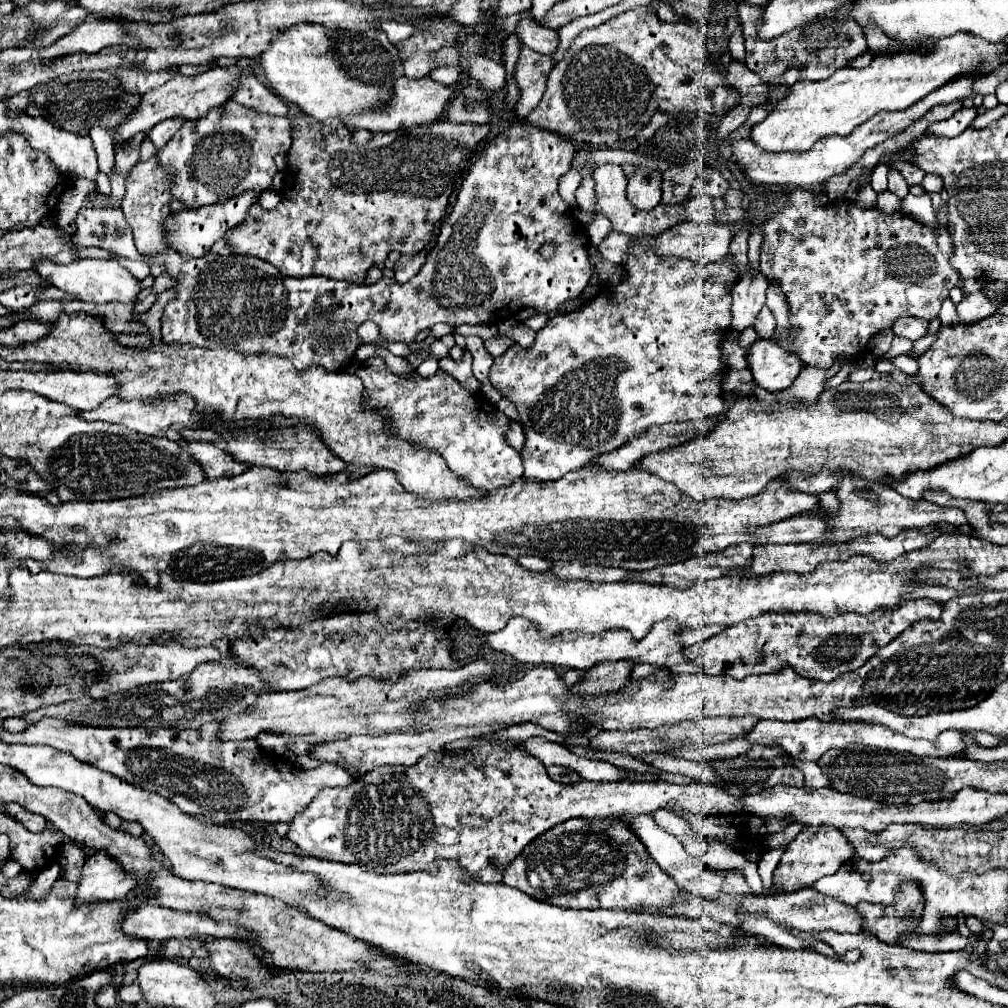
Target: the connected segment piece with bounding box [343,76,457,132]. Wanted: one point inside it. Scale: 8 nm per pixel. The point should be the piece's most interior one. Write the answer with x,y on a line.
416,102

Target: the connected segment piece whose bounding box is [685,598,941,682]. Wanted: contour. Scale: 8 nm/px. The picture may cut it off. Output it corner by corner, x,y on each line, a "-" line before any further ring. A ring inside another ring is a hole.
929,598
907,600
907,602
899,604
899,610
887,610
887,614
869,614
867,618
857,616
857,614
843,614
839,618
823,618
817,614
807,612
796,614
791,612
781,614
767,612
761,614
759,618
739,622
739,626
725,628
717,636
707,638
697,646
687,648
685,654
691,662
703,666
705,674
709,674
709,676
729,674
731,678
745,678
745,676
751,676
751,674
775,672
775,670
779,670
779,666
791,666
801,676
815,678
815,680
821,680
821,682
831,682
839,674
851,672
851,670
857,670
859,666
863,666
863,662
869,660
873,654
877,654
879,648
887,646
893,638
897,638
901,632
905,632
909,626
913,626
921,618
925,618
925,616
935,618
937,614
941,614
941,604
935,602
935,600
929,600

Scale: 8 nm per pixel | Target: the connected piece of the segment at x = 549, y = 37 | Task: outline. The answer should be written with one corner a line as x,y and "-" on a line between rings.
521,14
521,22
515,30
515,34
519,34
519,38
523,40
525,46
529,46
531,50
539,52
539,54
547,54
553,56
557,46
559,46
559,34
557,30
549,30
541,24
537,24
529,14

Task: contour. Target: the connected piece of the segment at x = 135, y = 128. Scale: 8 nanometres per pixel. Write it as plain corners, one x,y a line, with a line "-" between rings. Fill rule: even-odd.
227,66
227,68
213,68
207,70
199,76
175,76
173,80
165,82
161,88
155,88
147,94
143,94
139,108
123,122
123,126
119,126
119,136
125,138
133,138
137,132
147,134
155,124
167,120
167,118
199,118
203,114
207,114
209,108
213,106
221,106
231,98
231,86
235,86
235,82
239,82
239,68
235,66

